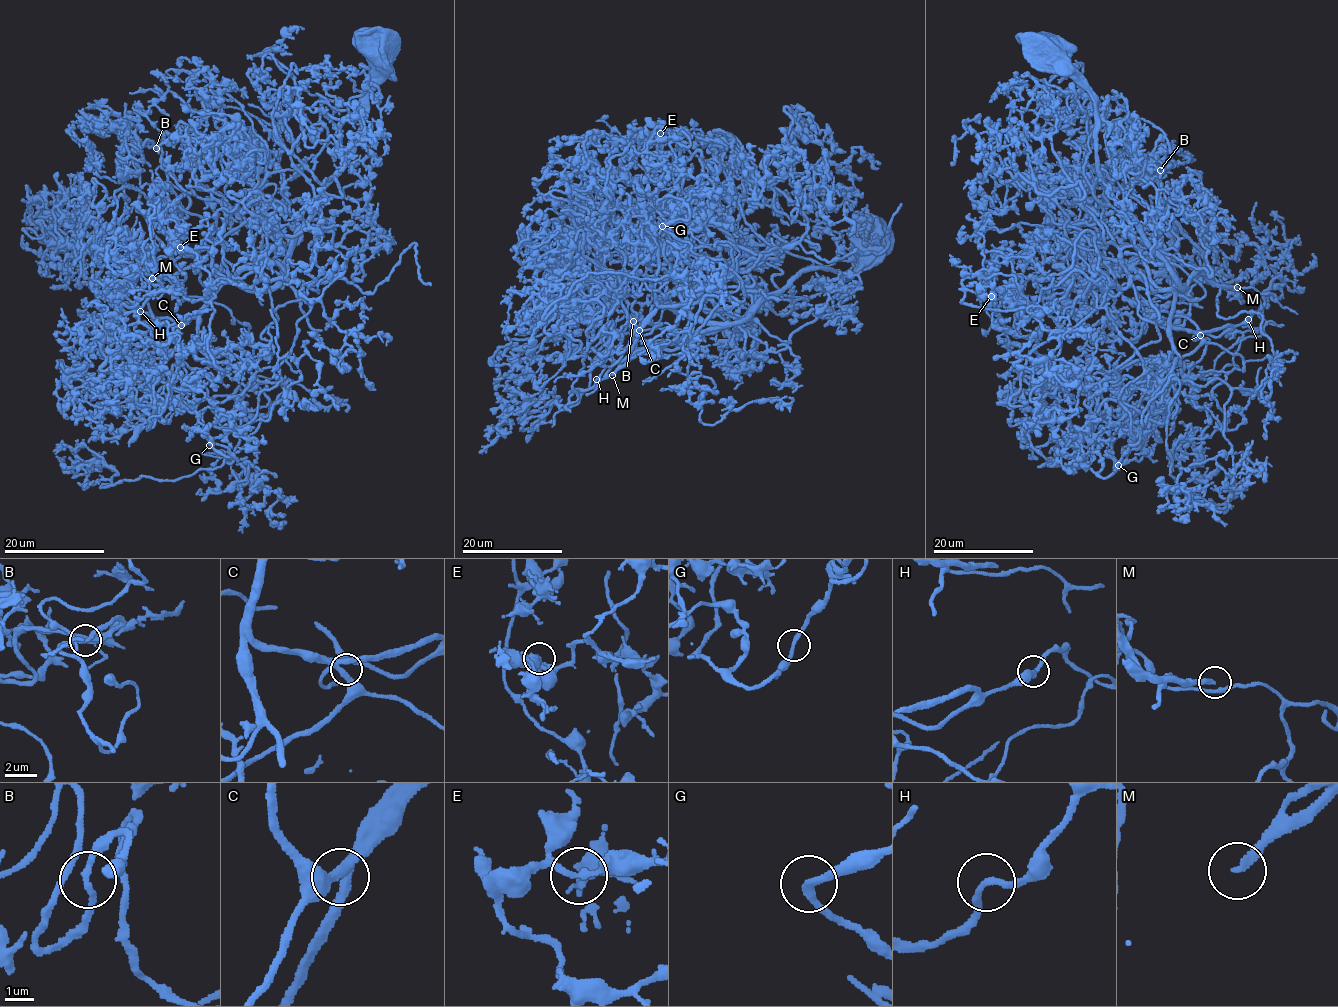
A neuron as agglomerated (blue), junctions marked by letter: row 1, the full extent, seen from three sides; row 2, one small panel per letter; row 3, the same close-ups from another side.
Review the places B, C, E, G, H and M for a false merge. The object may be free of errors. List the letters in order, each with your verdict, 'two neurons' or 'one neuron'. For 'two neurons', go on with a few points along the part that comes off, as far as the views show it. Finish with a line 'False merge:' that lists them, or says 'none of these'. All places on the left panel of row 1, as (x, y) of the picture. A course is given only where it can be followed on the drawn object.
B: one neuron
C: one neuron
E: one neuron
G: one neuron
H: one neuron
M: one neuron
False merge: none of these

